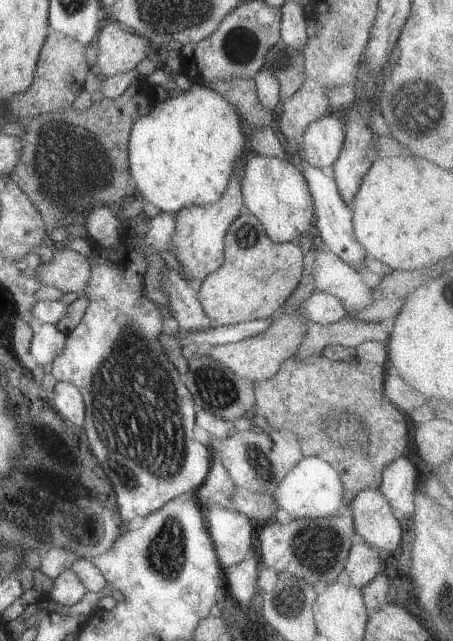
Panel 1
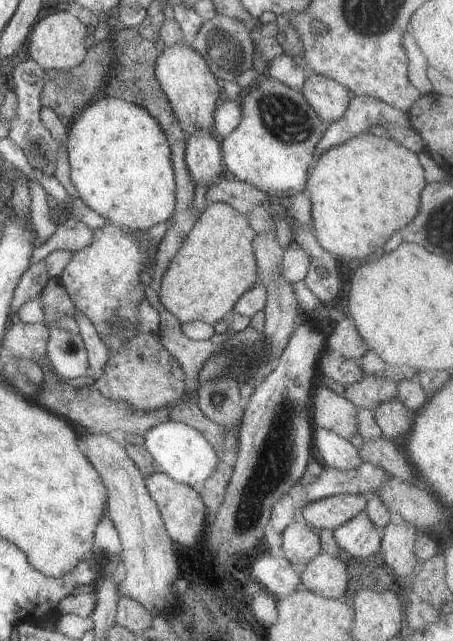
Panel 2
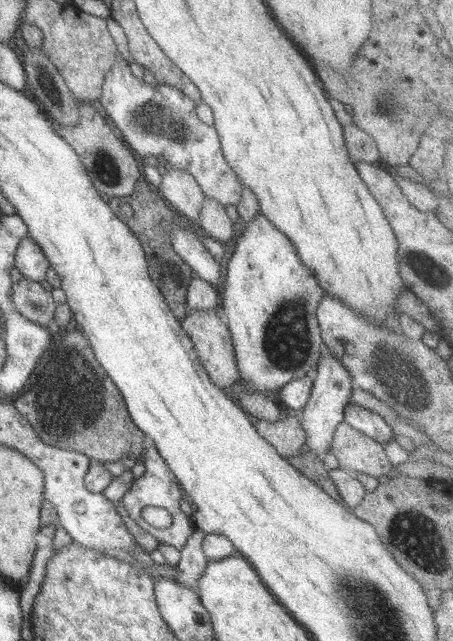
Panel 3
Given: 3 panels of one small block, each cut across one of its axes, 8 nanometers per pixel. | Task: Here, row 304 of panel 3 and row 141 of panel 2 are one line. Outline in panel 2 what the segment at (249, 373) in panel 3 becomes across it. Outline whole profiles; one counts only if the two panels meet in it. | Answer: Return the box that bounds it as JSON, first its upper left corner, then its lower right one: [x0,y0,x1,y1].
[219,75,352,198]

